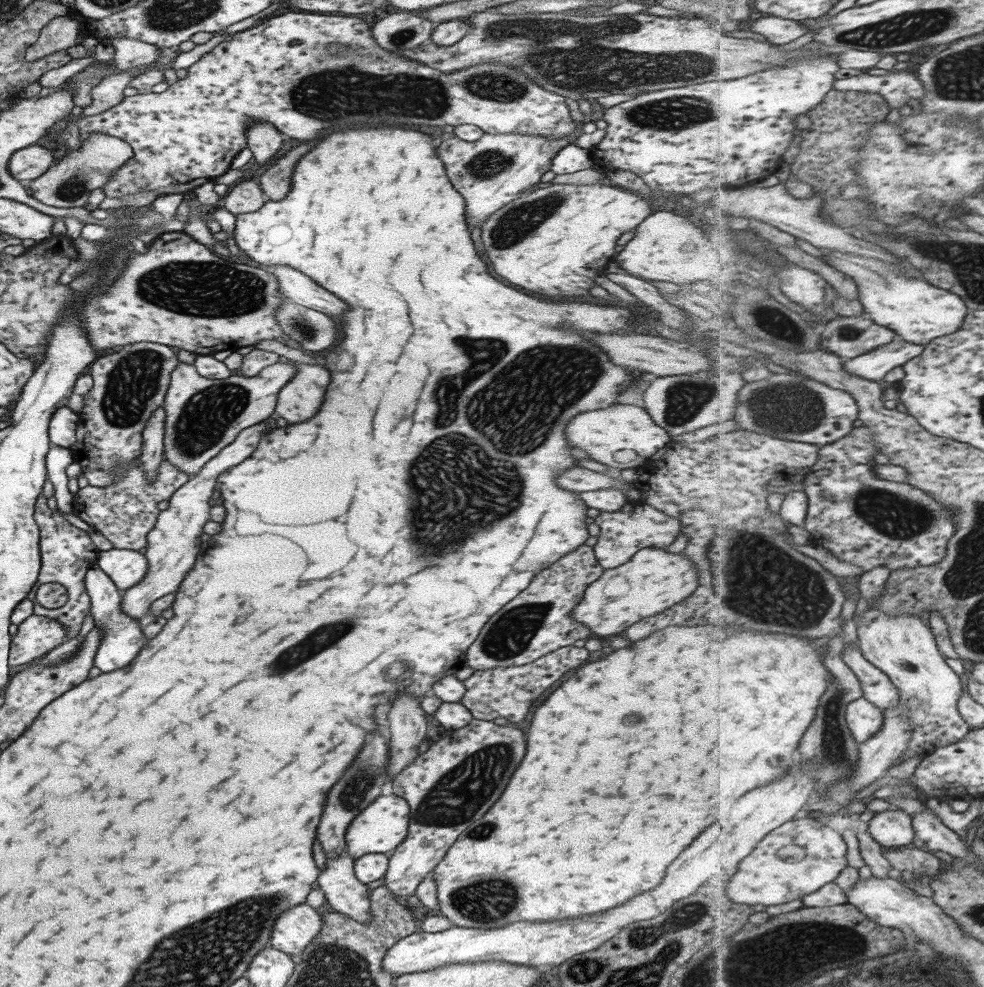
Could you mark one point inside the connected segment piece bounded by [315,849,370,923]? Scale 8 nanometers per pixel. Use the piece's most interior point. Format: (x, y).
(343, 893)

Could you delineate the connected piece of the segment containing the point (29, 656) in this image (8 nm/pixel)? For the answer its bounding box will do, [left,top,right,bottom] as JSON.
[8,615,66,666]

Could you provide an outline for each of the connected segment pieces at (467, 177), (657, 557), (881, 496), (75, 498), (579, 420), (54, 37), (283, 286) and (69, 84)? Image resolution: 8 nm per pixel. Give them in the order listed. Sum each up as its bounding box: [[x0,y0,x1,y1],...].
[[437,122,581,228],[570,546,697,636],[803,424,956,572],[72,457,188,551],[563,404,670,470],[24,14,80,62],[269,264,348,318],[65,61,108,108]]

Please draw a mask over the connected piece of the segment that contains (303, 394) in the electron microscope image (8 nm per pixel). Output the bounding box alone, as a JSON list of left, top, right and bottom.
[273,356,329,424]

